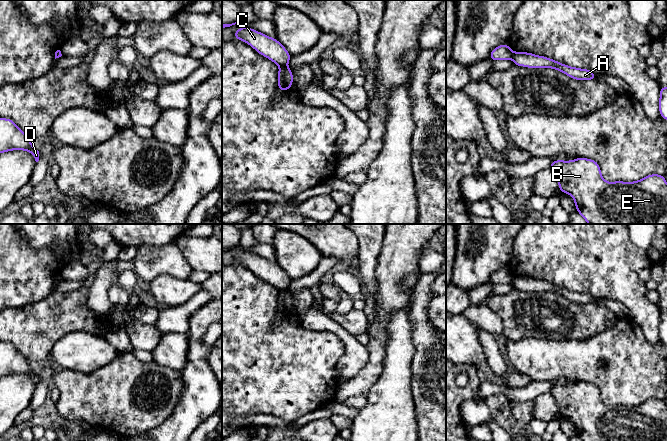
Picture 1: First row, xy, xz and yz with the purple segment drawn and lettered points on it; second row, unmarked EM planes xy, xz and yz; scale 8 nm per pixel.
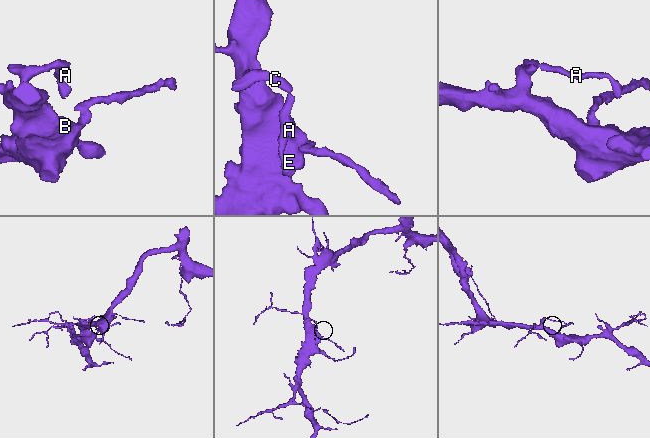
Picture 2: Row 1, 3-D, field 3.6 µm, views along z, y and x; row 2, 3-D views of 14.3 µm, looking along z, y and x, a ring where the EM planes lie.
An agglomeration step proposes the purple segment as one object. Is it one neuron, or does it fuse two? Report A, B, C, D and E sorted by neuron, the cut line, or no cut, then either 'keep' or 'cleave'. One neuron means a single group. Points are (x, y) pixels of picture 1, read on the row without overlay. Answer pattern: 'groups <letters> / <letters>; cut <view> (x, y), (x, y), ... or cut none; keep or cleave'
groups A / B C D E; cut xz (280, 289), (285, 290); cleave

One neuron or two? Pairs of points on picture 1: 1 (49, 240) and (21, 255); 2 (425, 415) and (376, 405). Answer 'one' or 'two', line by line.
1: two
2: two

